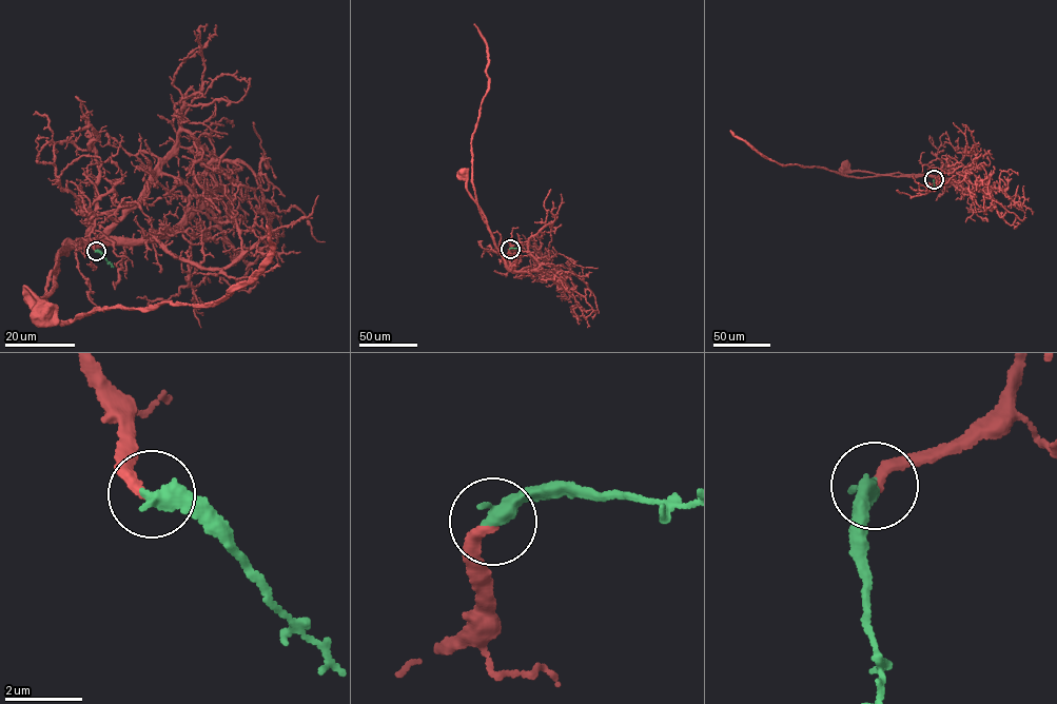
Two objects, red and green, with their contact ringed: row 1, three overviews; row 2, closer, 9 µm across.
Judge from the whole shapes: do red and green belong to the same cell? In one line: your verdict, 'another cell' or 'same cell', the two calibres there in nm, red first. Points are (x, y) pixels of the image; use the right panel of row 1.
same cell; 280 nm thick on the red side, 480 nm on the other

